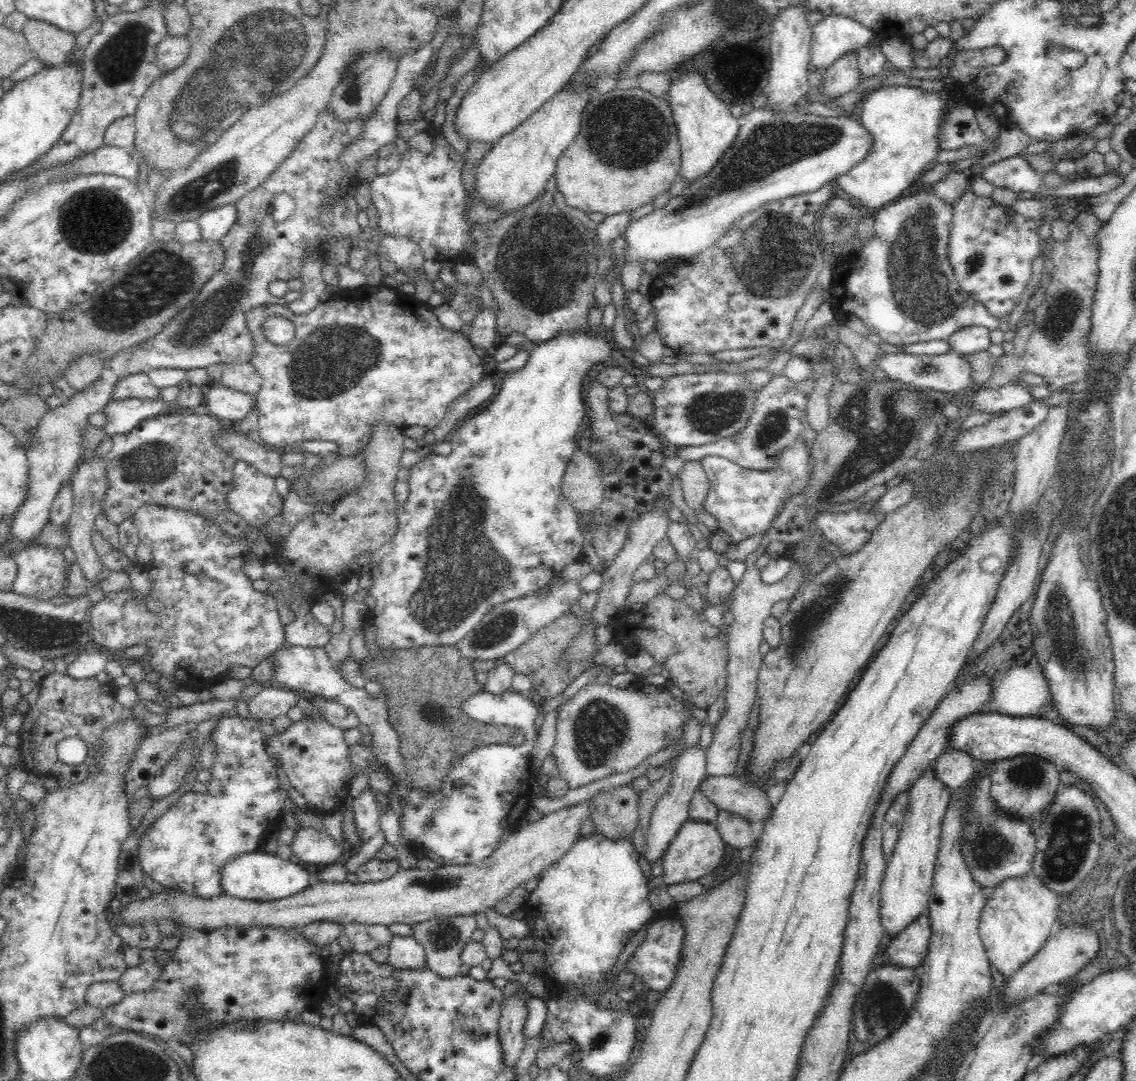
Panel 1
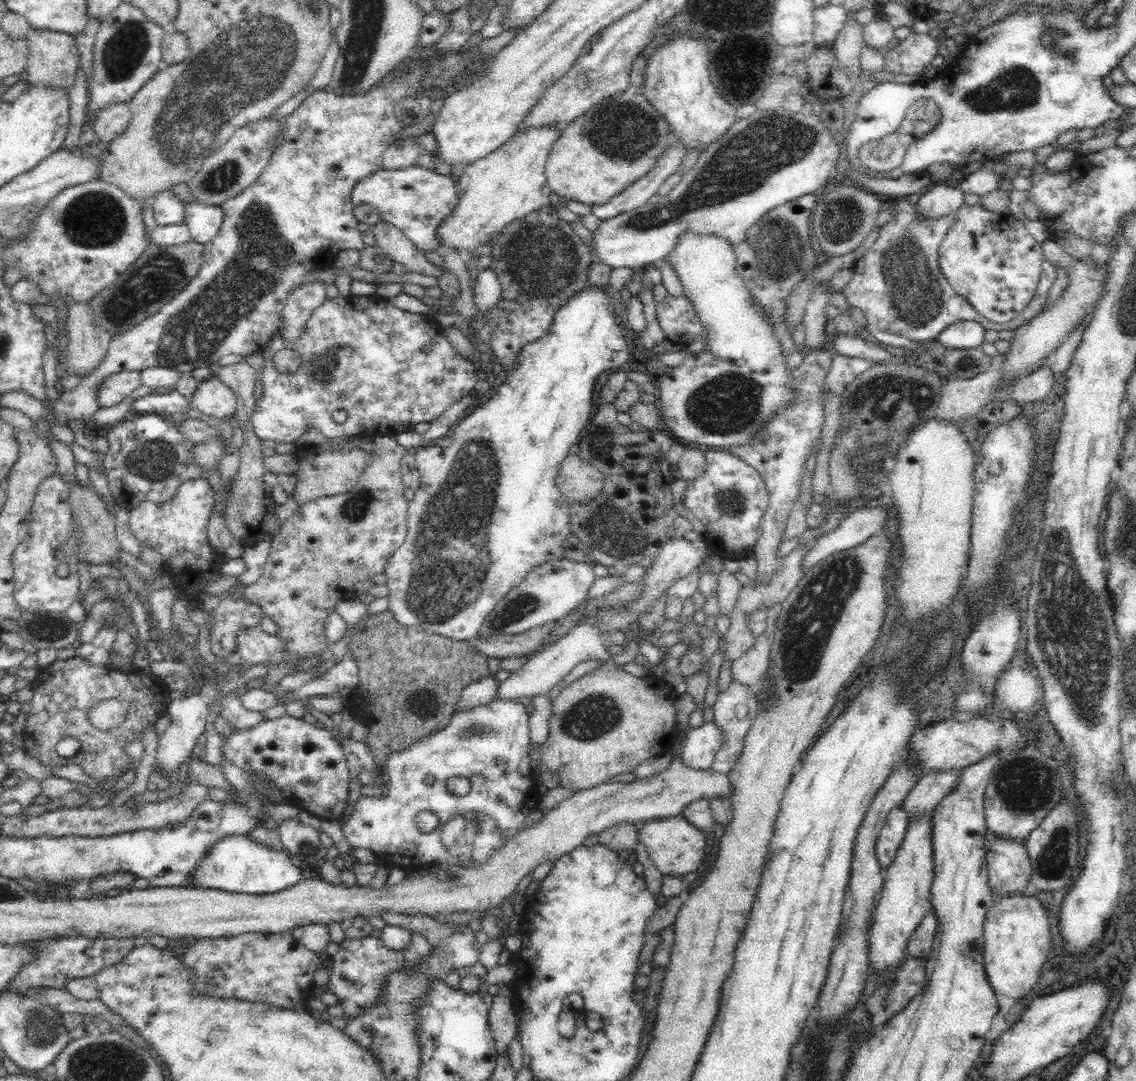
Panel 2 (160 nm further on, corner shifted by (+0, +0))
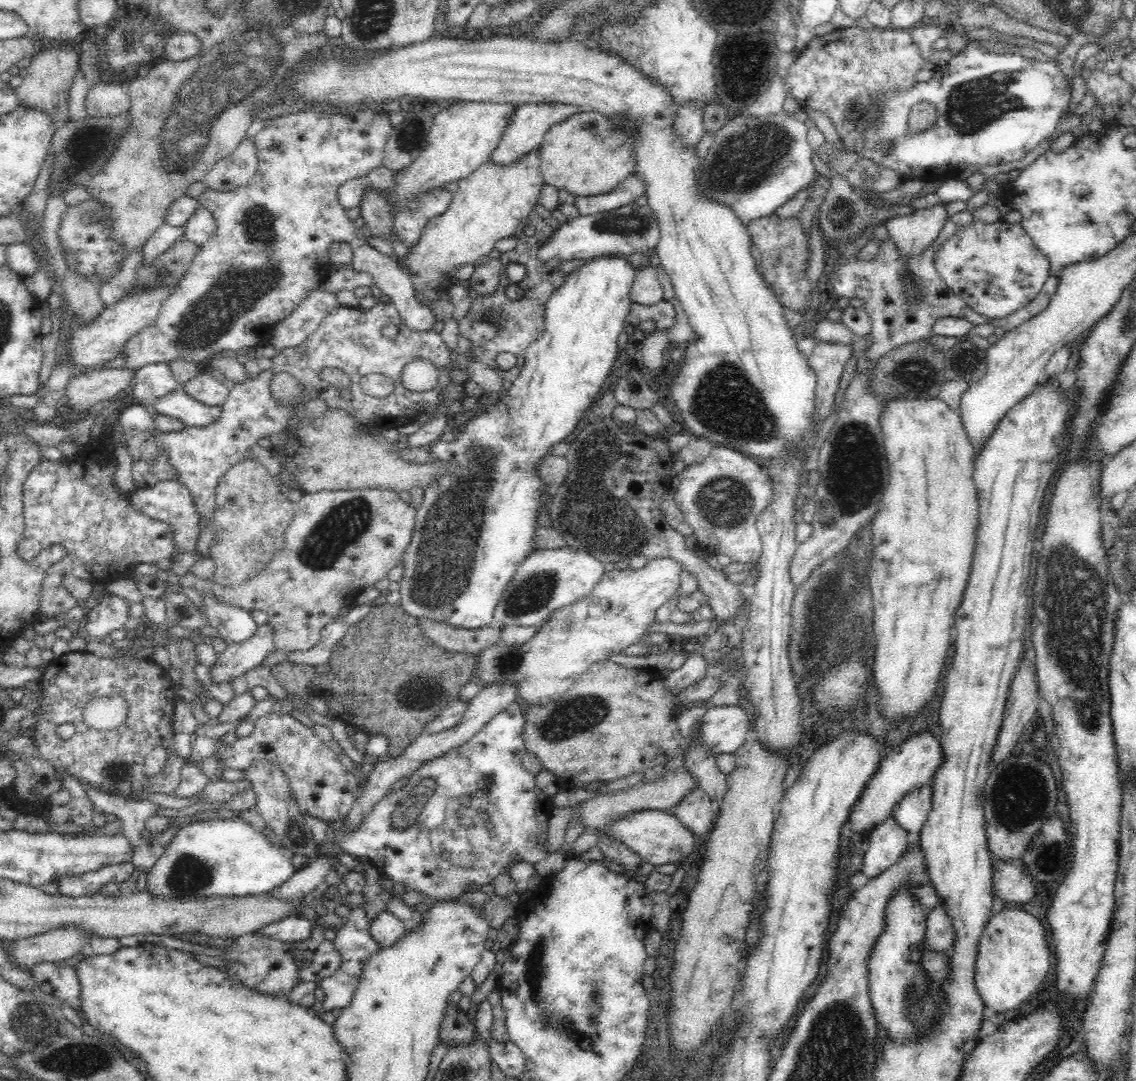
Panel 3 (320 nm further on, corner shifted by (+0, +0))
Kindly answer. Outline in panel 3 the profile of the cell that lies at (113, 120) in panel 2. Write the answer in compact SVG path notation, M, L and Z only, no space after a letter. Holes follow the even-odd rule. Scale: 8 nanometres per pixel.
M98 80L88 86L84 97L87 114L110 116L131 107L128 84Z

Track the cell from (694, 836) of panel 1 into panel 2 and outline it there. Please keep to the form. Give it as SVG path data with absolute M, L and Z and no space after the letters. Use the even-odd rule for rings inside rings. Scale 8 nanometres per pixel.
M681 814L675 817L649 819L637 824L638 844L641 843L653 864L662 875L682 877L695 872L702 864L706 837L696 826L690 824Z

